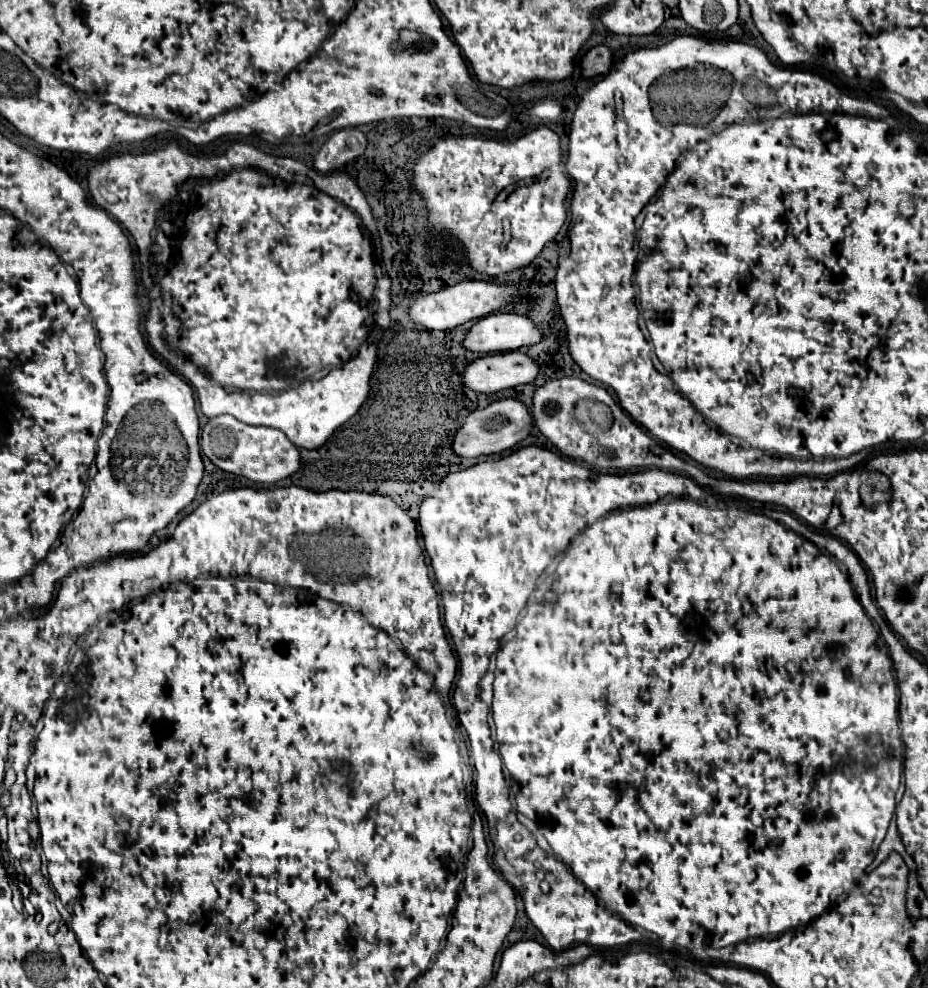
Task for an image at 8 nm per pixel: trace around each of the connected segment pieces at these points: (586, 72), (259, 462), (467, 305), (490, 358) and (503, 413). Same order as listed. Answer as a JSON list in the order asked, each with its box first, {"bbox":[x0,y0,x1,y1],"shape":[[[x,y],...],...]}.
[{"bbox":[580,46,612,78],"shape":[[[596,46],[596,48],[590,48],[582,56],[582,60],[580,60],[580,74],[586,76],[586,78],[608,74],[610,66],[612,66],[610,50],[606,46]]]},{"bbox":[200,414,300,484],"shape":[[[228,414],[208,420],[200,436],[200,448],[218,468],[262,484],[274,484],[300,470],[300,452],[280,430],[250,426]]]},{"bbox":[408,280,516,330],"shape":[[[466,280],[452,288],[446,288],[446,290],[440,290],[440,292],[414,300],[408,308],[408,314],[416,324],[420,324],[428,330],[452,330],[470,320],[478,320],[478,318],[488,316],[490,312],[496,312],[498,308],[508,304],[514,294],[516,294],[516,288],[512,288],[512,286],[498,286],[494,282]]]},{"bbox":[462,352,538,394],"shape":[[[502,352],[480,356],[462,372],[462,386],[480,392],[496,394],[518,384],[528,384],[536,378],[538,364],[522,352]]]},{"bbox":[452,398,534,458],"shape":[[[512,398],[496,400],[486,408],[474,410],[466,416],[462,428],[454,436],[452,450],[456,456],[464,456],[464,458],[478,458],[480,454],[500,454],[504,450],[514,448],[518,442],[522,442],[532,430],[532,426],[534,424],[530,412],[520,400],[512,400]]]}]

